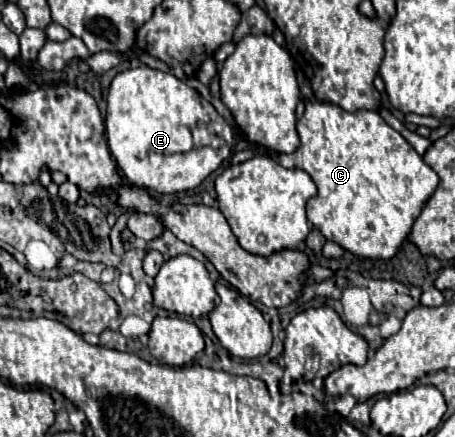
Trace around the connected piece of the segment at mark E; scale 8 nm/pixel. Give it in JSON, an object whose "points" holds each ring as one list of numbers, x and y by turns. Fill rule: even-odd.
{"points":[[138,66,116,74,106,98,108,146,128,182,158,194,194,190,222,166,234,146,228,122,214,106,170,72]]}

